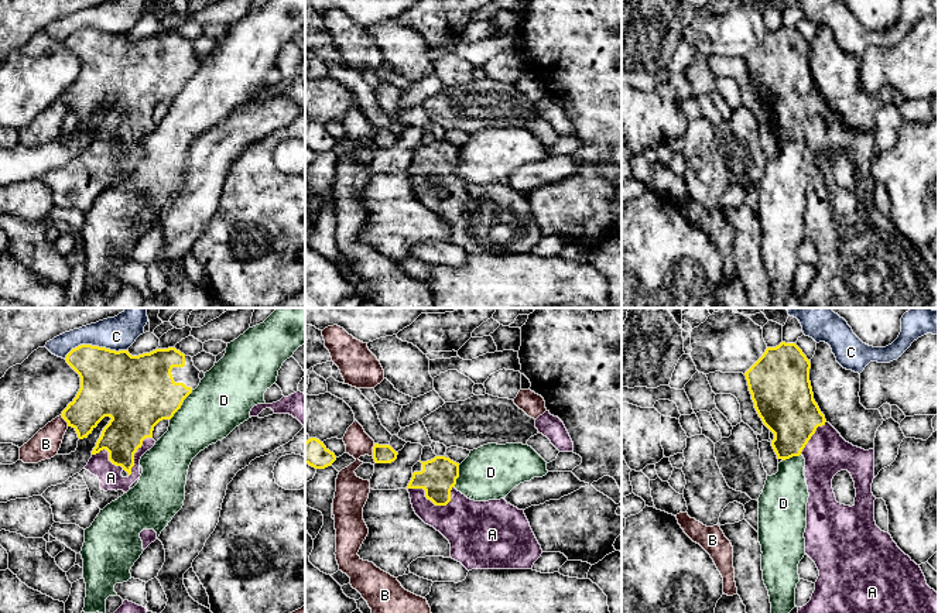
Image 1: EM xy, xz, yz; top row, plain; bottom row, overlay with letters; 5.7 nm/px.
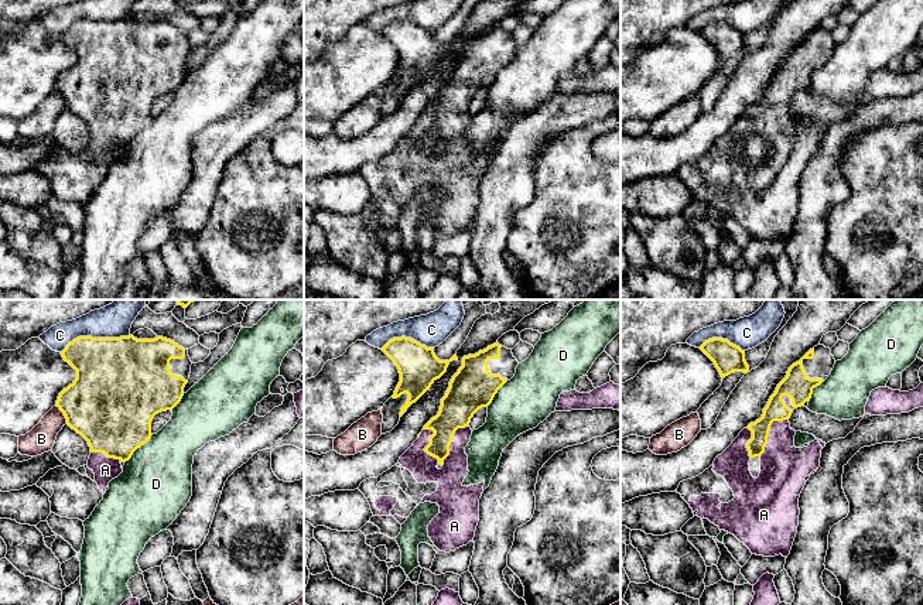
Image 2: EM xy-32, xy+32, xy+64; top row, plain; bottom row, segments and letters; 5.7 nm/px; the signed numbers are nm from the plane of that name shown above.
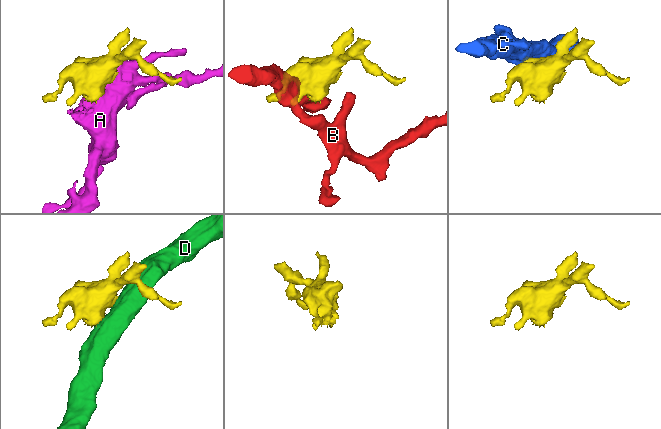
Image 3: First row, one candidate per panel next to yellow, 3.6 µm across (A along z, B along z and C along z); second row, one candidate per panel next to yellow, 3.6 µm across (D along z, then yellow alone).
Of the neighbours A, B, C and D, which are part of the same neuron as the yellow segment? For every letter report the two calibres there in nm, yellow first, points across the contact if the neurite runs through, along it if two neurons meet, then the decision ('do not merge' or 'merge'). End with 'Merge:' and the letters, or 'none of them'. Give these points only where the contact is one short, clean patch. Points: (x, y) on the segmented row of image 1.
A: 200 nm thick on the yellow side, 300 nm on the other; merge
B: 110 nm thick on the yellow side, 150 nm on the other; do not merge
C: 380 nm thick on the yellow side, 190 nm on the other; do not merge
D: 400 nm thick on the yellow side, 320 nm on the other; do not merge
Merge: A

